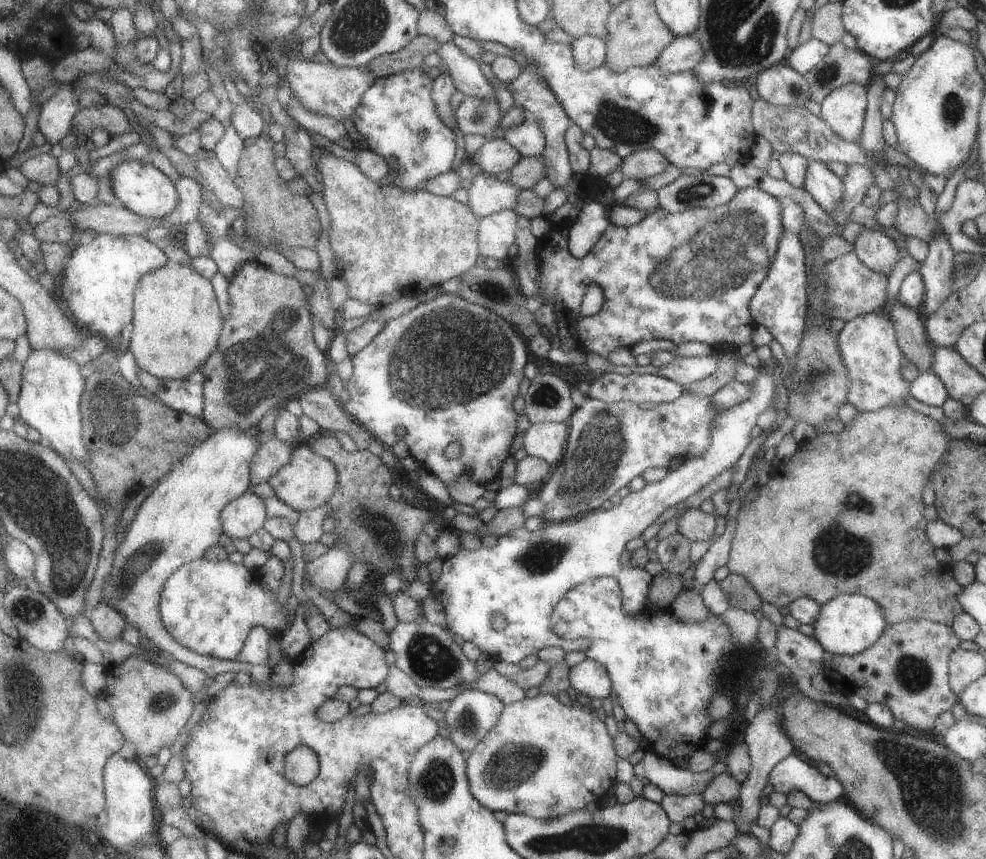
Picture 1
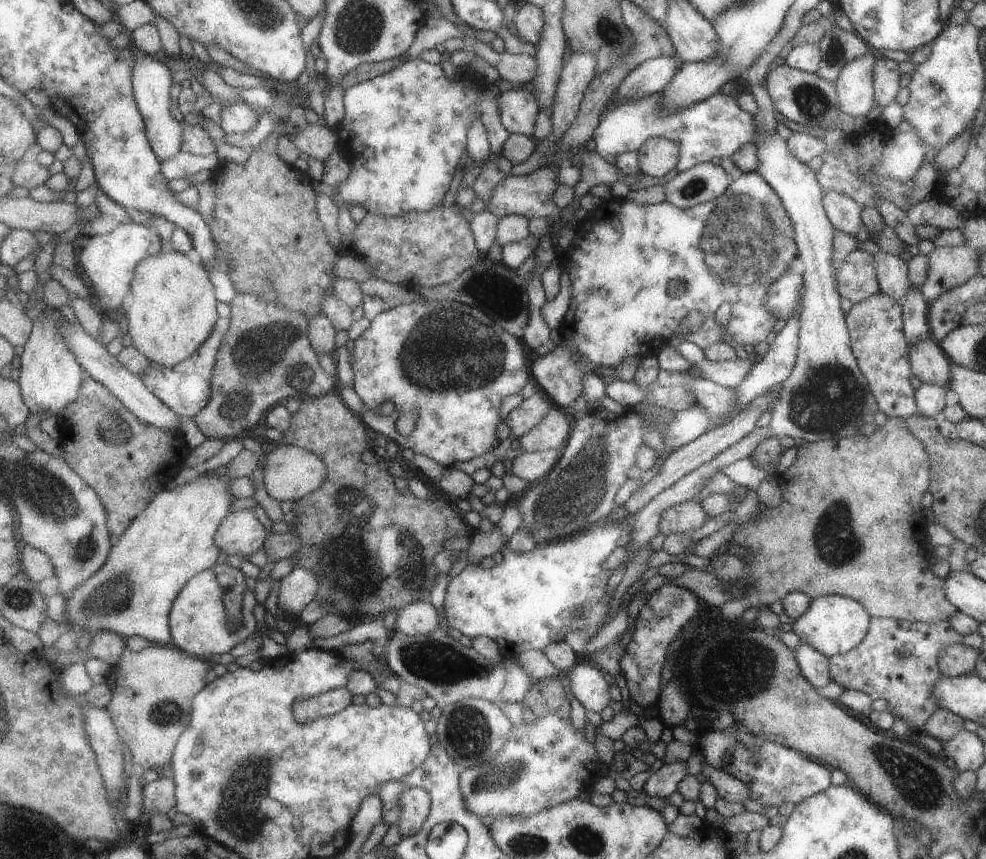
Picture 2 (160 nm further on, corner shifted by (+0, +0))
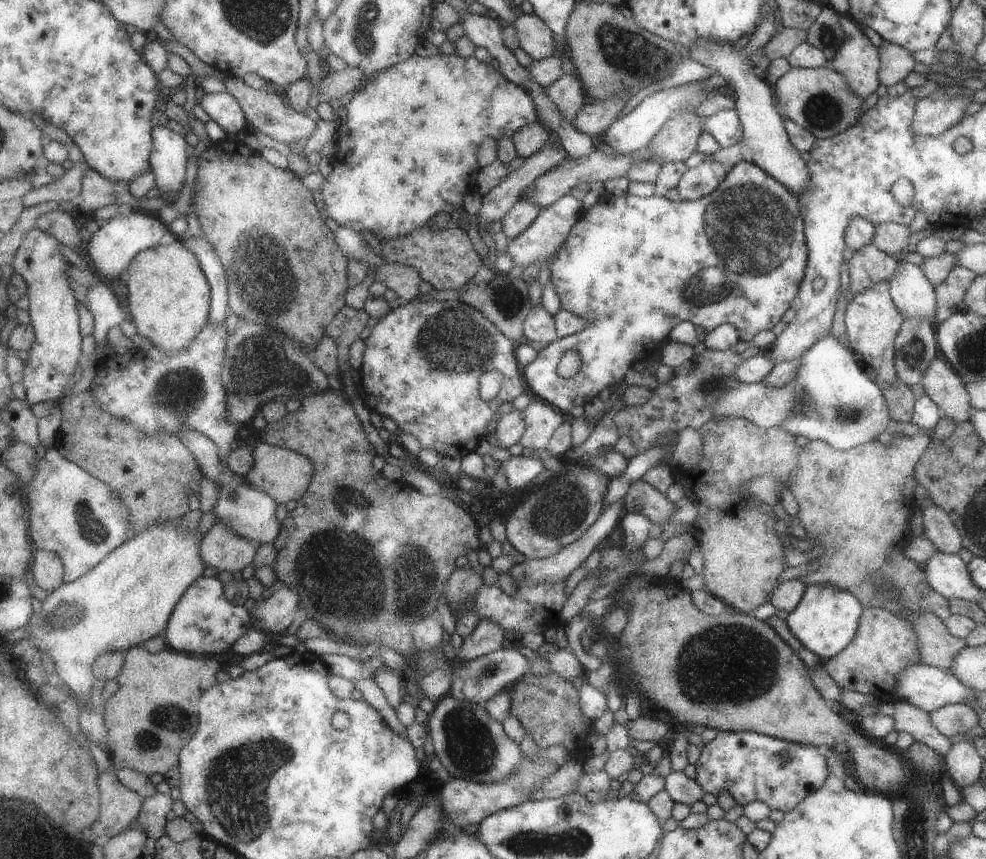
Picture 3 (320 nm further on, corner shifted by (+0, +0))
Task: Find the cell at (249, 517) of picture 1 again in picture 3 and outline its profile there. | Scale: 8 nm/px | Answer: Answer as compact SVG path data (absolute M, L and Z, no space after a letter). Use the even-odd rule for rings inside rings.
M215 522L202 538L202 559L218 572L226 570L233 576L245 566L252 566L261 544L238 535L223 522Z

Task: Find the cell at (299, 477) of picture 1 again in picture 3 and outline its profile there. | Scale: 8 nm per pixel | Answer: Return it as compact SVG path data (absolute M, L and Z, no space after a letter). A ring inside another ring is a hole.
M265 441L254 445L254 457L254 468L246 476L247 482L270 494L279 504L287 504L289 500L298 501L305 496L314 474L310 458L279 446L269 446Z

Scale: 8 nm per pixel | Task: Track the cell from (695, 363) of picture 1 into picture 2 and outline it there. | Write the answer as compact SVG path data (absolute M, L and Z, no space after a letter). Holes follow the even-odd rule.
M705 358L695 366L691 366L689 373L692 376L735 389L741 380L748 375L752 366L753 358L744 361L735 358L723 362L713 362L711 359Z

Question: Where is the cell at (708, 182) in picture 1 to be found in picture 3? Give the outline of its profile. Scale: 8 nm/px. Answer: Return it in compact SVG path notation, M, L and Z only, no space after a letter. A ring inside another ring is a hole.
M702 161L683 173L677 190L683 201L696 201L711 194L727 176L727 166L717 161Z

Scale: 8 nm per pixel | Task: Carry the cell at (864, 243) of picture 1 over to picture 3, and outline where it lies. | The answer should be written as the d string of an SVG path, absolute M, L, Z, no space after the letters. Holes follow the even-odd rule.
M898 262L887 282L891 300L903 319L915 317L934 325L934 286L918 266Z

